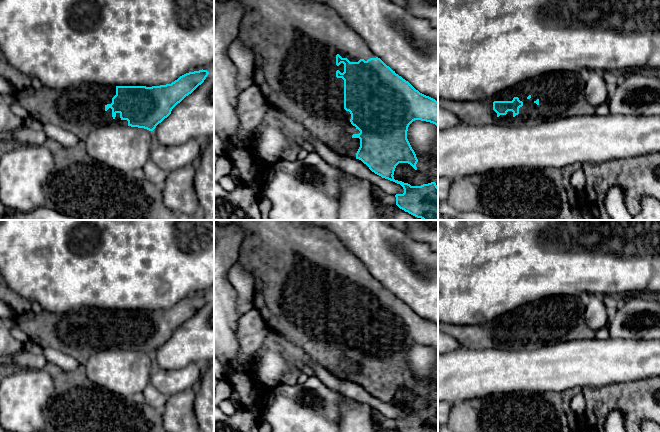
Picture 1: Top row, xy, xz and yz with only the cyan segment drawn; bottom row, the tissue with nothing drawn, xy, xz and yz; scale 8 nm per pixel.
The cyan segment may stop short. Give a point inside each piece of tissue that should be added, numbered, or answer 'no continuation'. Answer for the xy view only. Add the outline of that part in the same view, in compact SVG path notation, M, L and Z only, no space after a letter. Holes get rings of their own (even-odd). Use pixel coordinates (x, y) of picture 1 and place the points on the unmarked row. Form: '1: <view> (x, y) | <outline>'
1: xy (80, 333) | M94 307L81 308L65 313L53 313L43 310L40 314L16 316L10 325L23 330L29 338L43 349L53 348L75 358L79 365L85 365L91 356L102 350L128 350L127 344L120 342L120 337L112 341L112 333L105 334L107 328L112 327L116 319L116 310Z

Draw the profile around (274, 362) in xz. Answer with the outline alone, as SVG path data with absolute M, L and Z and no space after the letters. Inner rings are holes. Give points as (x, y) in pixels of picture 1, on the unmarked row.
M268 336L262 344L257 367L259 379L271 387L282 384L284 376L293 368L307 370L299 358L288 353Z

